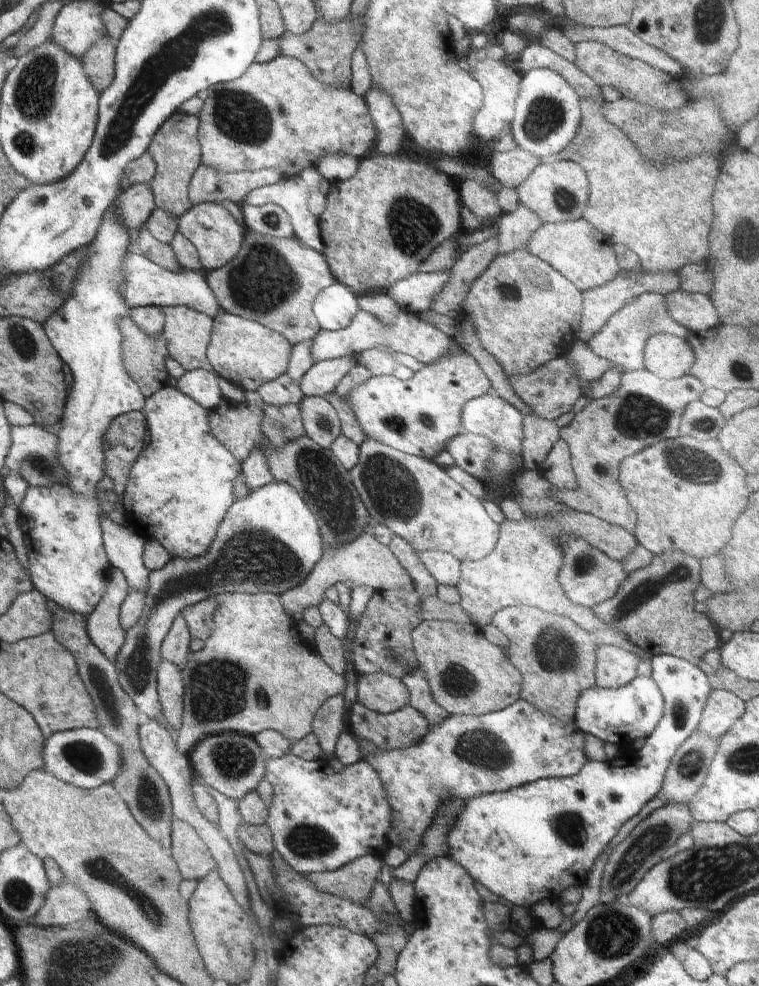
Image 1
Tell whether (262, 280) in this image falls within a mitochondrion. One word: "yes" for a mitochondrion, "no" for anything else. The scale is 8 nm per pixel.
yes

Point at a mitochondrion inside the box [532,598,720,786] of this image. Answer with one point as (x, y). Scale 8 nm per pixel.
(689, 766)

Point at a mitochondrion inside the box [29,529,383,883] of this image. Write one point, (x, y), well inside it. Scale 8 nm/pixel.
(218, 691)

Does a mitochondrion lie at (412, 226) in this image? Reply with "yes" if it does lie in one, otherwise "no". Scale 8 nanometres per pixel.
yes

